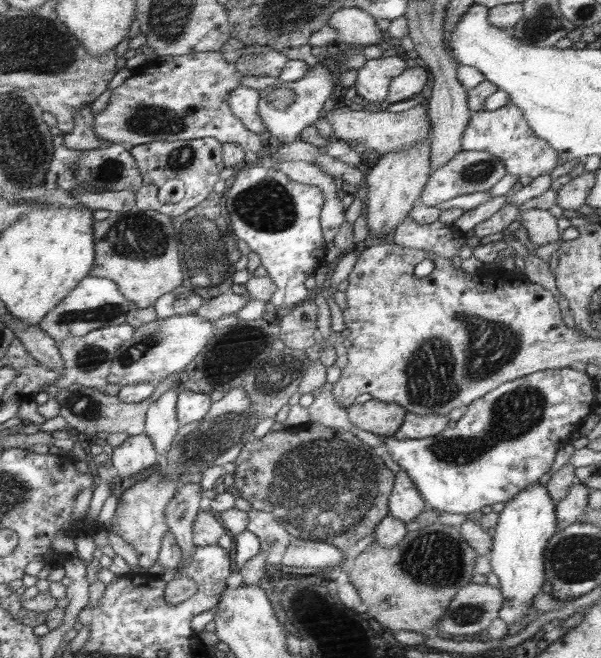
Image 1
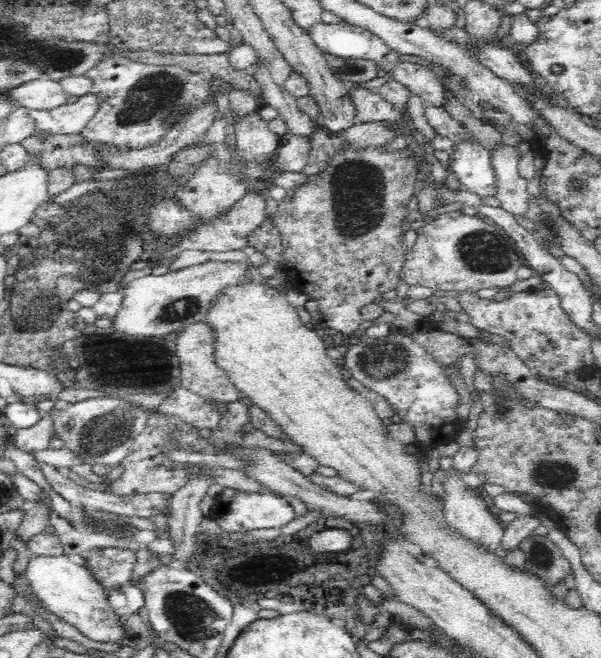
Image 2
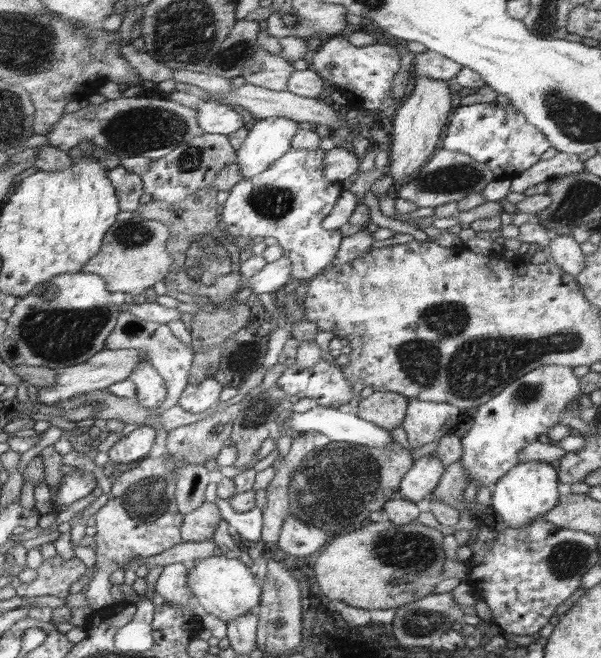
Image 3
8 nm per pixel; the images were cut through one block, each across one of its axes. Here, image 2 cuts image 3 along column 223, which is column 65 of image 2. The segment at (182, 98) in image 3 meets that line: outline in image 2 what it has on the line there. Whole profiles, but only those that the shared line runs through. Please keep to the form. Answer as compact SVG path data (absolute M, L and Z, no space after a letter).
M86 94L72 104L66 103L50 110L28 110L27 113L34 120L36 131L52 135L81 134L99 107L99 99Z

